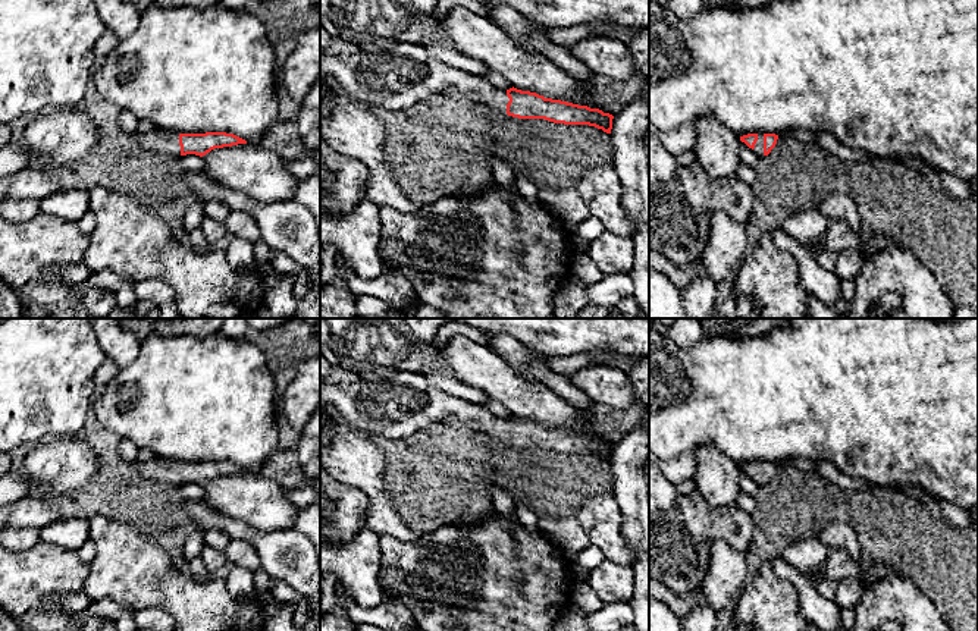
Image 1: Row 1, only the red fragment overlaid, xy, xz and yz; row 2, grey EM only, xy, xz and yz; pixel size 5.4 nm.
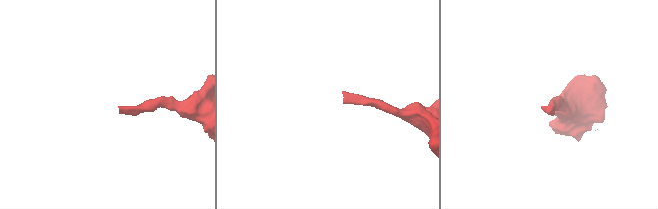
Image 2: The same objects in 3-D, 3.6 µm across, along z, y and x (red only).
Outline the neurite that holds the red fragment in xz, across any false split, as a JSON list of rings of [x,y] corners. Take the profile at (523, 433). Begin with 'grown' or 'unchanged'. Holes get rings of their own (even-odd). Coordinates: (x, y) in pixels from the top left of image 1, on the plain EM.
grown | [[[398,371],[377,382],[327,384],[320,380],[320,406],[335,408],[345,421],[366,436],[382,440],[401,440],[432,423],[455,418],[464,426],[489,437],[518,448],[545,448],[564,453],[589,453],[611,462],[614,445],[599,437],[579,434],[561,428],[545,427],[536,421],[517,417],[499,418],[486,406],[474,405],[452,396],[427,382],[426,376],[413,371]]]

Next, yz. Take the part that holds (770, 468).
grown | [[[747,462],[740,465],[740,470],[752,477],[759,487],[771,481],[777,468],[778,464],[775,462]]]

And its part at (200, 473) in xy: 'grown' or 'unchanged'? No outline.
grown

